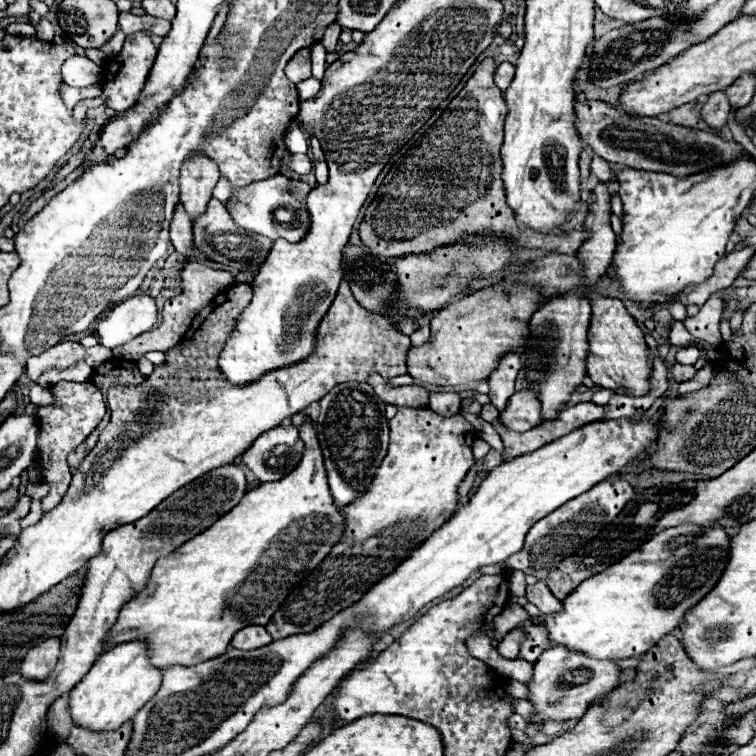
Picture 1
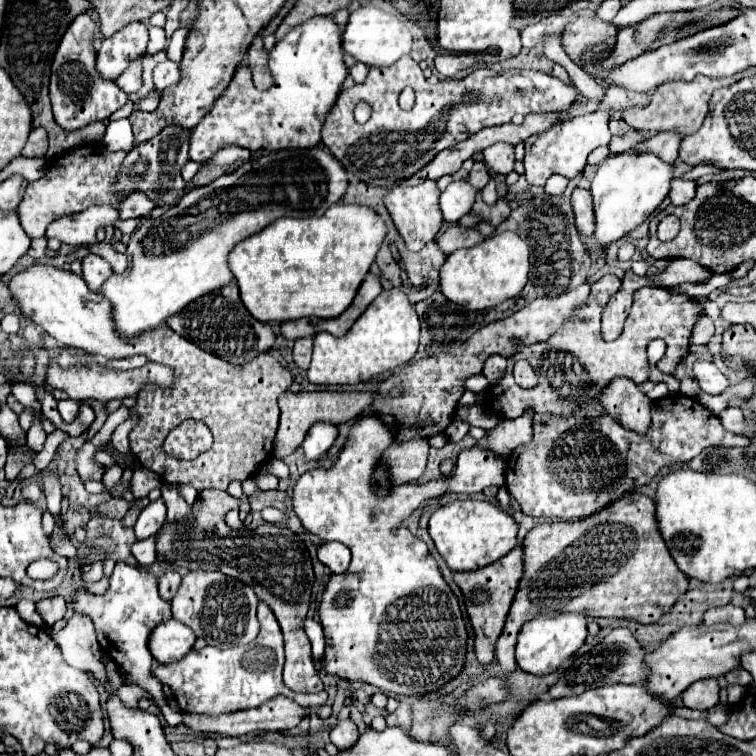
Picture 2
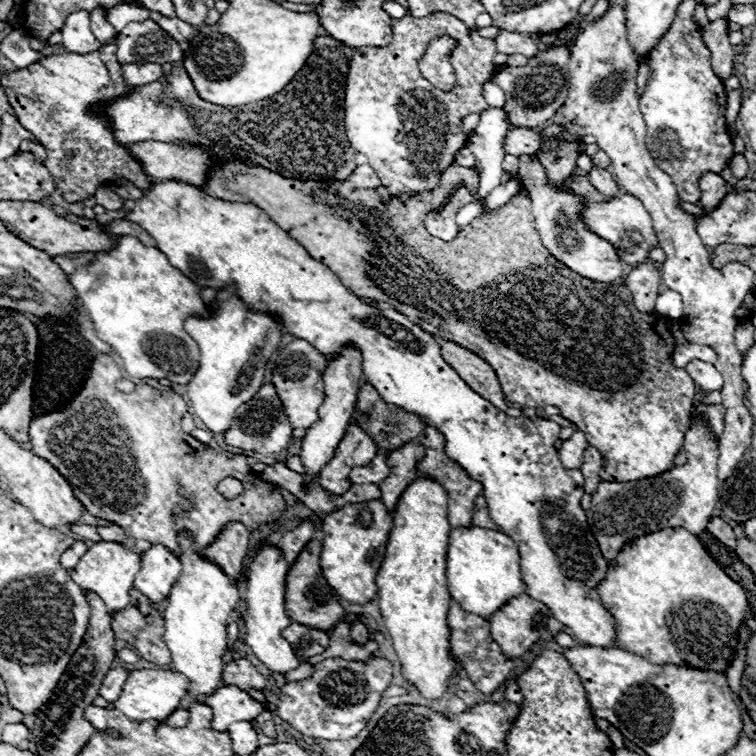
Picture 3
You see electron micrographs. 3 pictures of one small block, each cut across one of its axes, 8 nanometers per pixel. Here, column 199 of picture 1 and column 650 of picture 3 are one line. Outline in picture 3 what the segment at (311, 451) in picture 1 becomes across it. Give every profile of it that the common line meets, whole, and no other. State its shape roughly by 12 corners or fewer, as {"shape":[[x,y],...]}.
{"shape":[[684,528],[598,586],[622,648],[724,674],[742,586]]}

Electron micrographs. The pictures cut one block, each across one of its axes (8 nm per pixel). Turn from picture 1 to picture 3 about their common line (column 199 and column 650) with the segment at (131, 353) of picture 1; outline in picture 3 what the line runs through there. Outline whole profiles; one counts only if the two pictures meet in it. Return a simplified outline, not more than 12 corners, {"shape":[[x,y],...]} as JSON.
{"shape":[[652,262],[636,266],[624,284],[642,314],[654,312],[660,270]]}

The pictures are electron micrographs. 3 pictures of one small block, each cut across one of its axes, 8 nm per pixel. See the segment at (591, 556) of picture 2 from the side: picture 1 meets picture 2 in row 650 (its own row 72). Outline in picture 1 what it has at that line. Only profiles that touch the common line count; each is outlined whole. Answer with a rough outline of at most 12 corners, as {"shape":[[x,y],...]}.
{"shape":[[502,62],[494,82],[504,92],[514,78],[514,64]]}

